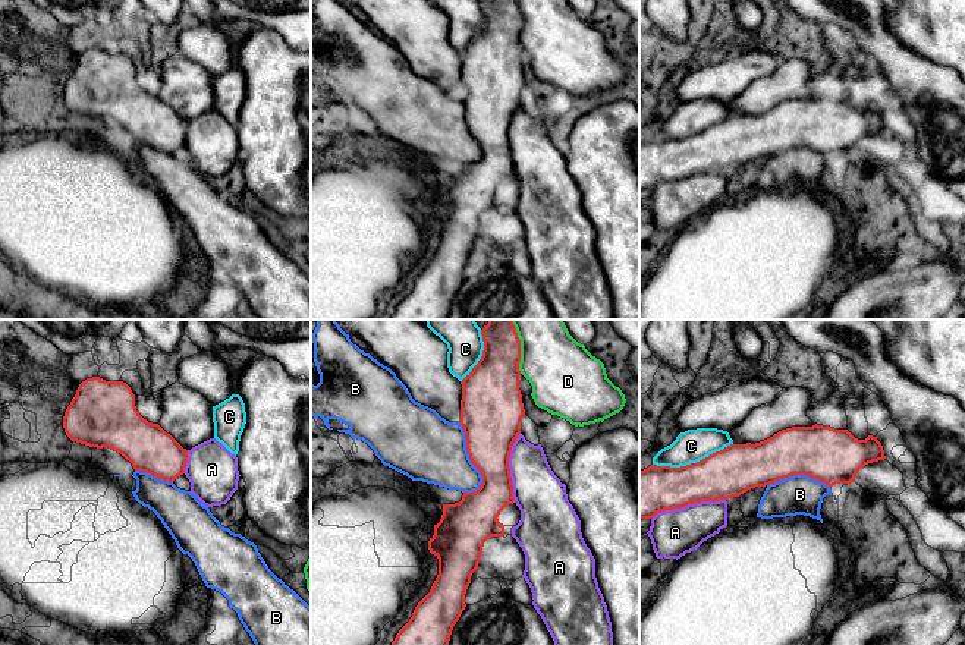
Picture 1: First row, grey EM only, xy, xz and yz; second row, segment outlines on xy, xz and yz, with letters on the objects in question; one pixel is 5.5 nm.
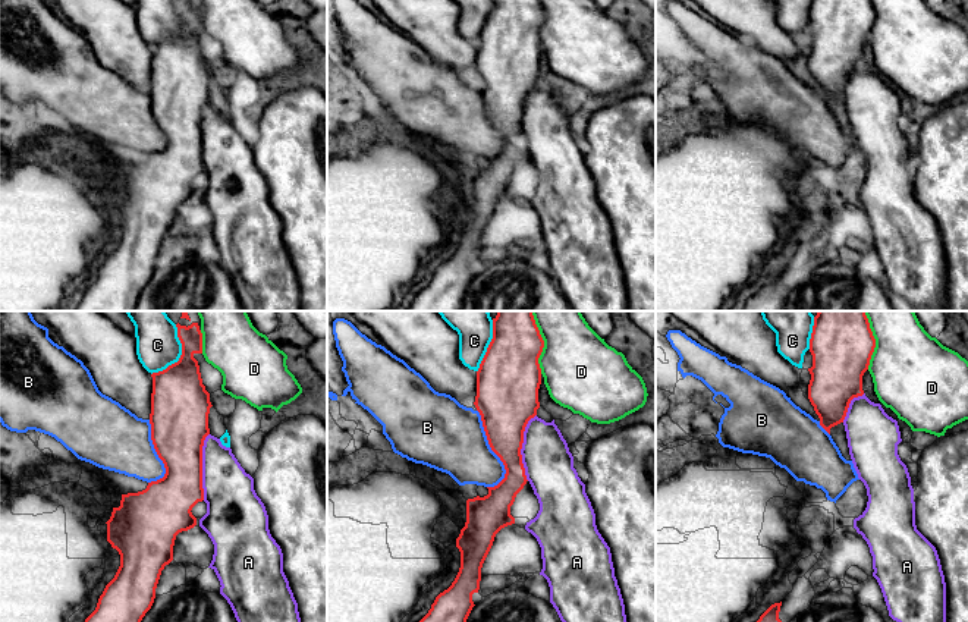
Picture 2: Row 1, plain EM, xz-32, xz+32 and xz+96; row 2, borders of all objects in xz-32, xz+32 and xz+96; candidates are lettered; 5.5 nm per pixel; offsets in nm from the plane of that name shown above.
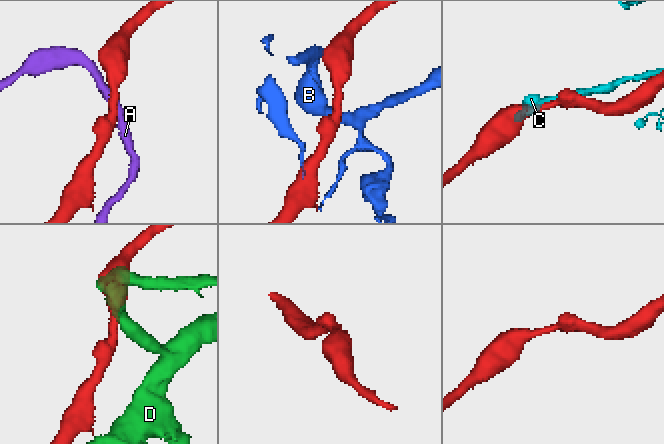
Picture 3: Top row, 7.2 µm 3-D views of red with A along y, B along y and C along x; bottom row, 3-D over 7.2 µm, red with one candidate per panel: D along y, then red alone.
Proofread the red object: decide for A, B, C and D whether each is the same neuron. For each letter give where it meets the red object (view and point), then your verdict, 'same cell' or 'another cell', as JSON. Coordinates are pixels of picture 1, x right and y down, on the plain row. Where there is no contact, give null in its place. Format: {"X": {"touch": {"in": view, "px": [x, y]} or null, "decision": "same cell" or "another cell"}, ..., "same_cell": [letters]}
{"A": {"touch": {"in": "yz", "px": [688, 175]}, "decision": "another cell"}, "B": {"touch": {"in": "xz", "px": [470, 129]}, "decision": "another cell"}, "C": {"touch": {"in": "yz", "px": [692, 135]}, "decision": "another cell"}, "D": {"touch": {"in": "xz", "px": [519, 22]}, "decision": "another cell"}, "same_cell": []}

